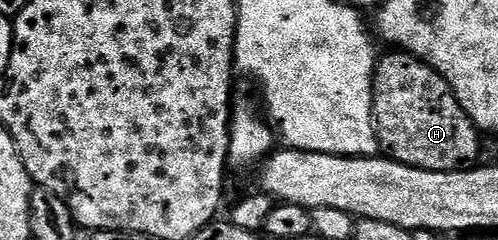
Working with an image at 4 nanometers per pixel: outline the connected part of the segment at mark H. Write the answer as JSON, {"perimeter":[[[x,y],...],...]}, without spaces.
{"perimeter":[[[401,49],[374,64],[374,122],[389,158],[425,171],[461,171],[479,162],[480,132],[434,67]]]}

